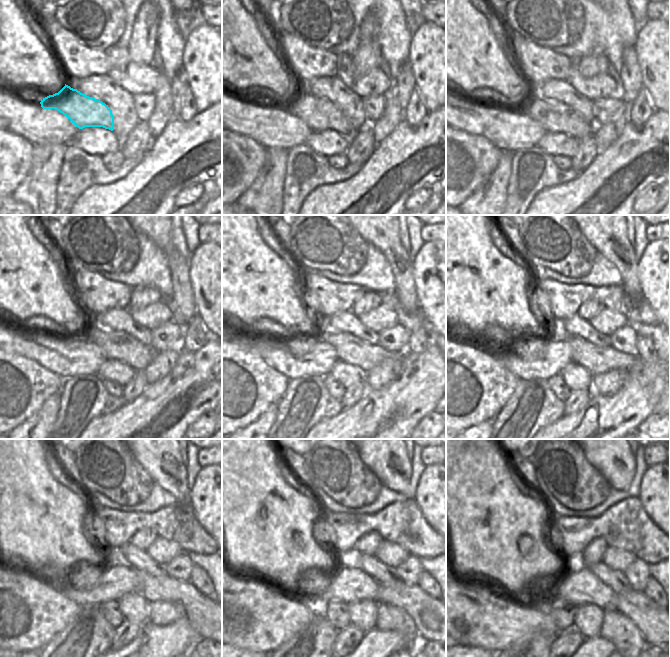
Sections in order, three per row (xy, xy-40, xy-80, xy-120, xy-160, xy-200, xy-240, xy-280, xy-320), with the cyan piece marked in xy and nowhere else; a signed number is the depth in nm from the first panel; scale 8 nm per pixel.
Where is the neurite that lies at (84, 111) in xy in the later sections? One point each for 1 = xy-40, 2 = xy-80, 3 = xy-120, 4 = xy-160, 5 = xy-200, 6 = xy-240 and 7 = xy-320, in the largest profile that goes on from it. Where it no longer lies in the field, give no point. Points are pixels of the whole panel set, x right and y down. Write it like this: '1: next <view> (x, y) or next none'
1: next xy-40 (319, 114)
2: next xy-80 (554, 117)
3: next xy-120 (118, 345)
4: next xy-160 (349, 349)
5: next xy-200 (596, 360)
6: next xy-240 (201, 612)
7: next xy-320 (649, 617)

